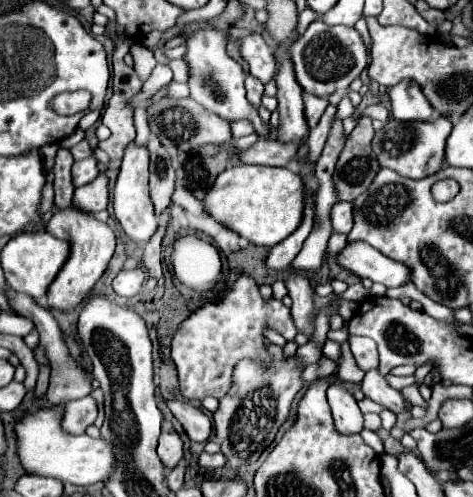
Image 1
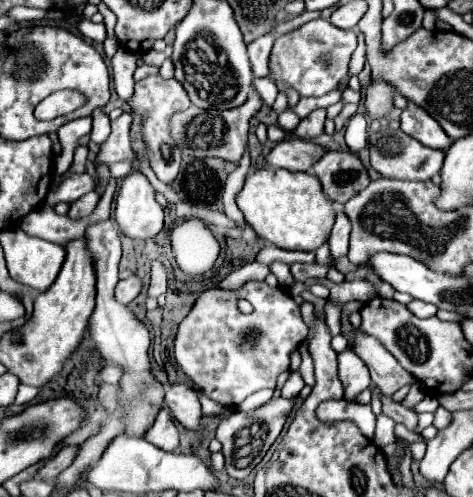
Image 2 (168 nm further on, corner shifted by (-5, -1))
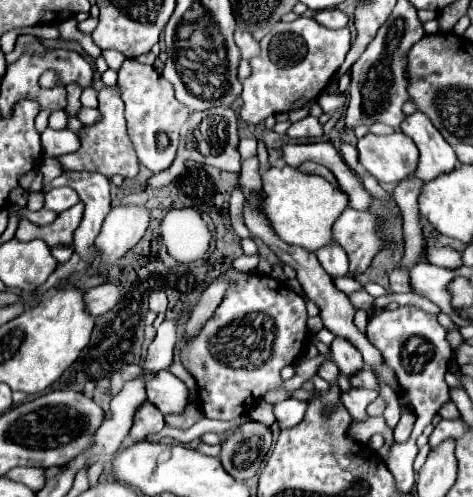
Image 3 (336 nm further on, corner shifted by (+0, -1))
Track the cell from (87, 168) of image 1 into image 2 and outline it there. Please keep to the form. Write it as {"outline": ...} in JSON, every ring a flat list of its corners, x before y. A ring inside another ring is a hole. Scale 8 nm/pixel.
{"outline":[[86,172,84,174,72,174,62,182,62,186,56,192,50,192,46,196,46,202,50,206,54,206,58,202,68,202,70,204,90,190,94,190,94,180,92,180,90,174,86,174]]}

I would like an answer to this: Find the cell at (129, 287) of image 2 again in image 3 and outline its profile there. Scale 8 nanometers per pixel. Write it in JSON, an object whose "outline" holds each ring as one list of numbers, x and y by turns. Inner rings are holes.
{"outline":[[101,284,83,294,85,310,91,316,99,316,107,310,111,310,119,300,119,288,115,284]]}

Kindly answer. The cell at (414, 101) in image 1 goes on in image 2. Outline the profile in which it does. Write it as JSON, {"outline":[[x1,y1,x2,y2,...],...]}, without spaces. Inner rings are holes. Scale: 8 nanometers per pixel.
{"outline":[[408,102,408,106,402,110,400,128,408,136,420,140,428,148,448,150,452,144,448,134,440,128,440,124,436,124,436,120,432,116,428,116,428,112,424,112,424,108,420,108,418,104,412,104,412,102]]}

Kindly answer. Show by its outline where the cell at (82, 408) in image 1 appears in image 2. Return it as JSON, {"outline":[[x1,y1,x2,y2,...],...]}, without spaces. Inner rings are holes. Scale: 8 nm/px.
{"outline":[[64,446,40,472,38,476,42,480,48,480,48,478,56,478,64,468,68,468,72,464,72,460,76,458,76,452,80,452,80,446]]}

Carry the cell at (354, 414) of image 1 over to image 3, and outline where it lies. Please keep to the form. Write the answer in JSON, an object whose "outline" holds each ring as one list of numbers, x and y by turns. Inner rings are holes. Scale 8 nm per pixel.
{"outline":[[335,338,331,344,331,354,333,354,333,362,339,366,339,370,345,376,351,376,355,372,359,372,363,368,363,358,359,356,359,350,343,340,343,338]]}

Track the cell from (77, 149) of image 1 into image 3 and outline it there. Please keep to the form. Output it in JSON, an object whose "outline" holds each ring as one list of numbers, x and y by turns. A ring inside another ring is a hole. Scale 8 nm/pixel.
{"outline":[[69,171,49,182,51,188,55,186,71,186,81,202,85,204,83,220,79,228,75,230,75,252,81,256,83,268,89,268,89,264,95,260,95,250,93,250,93,240,97,238,101,224,105,216,111,210,111,184,103,174,93,174,87,171]]}

